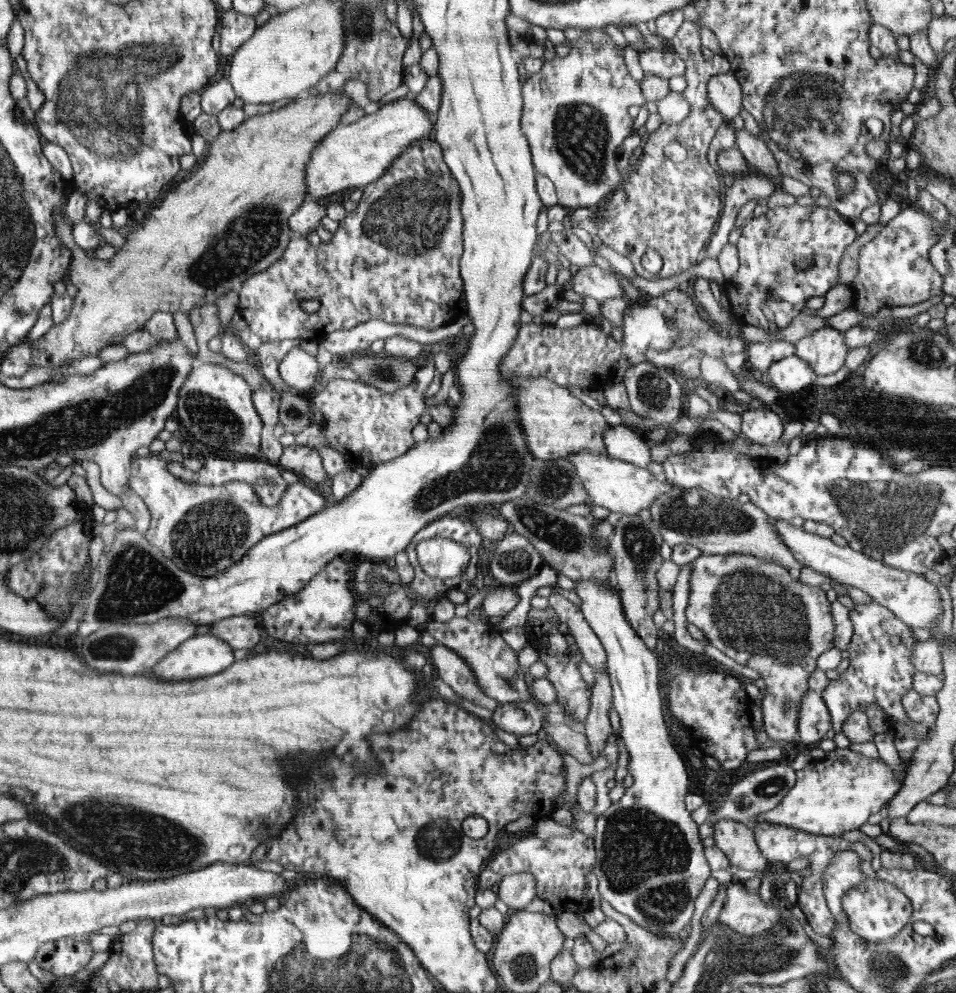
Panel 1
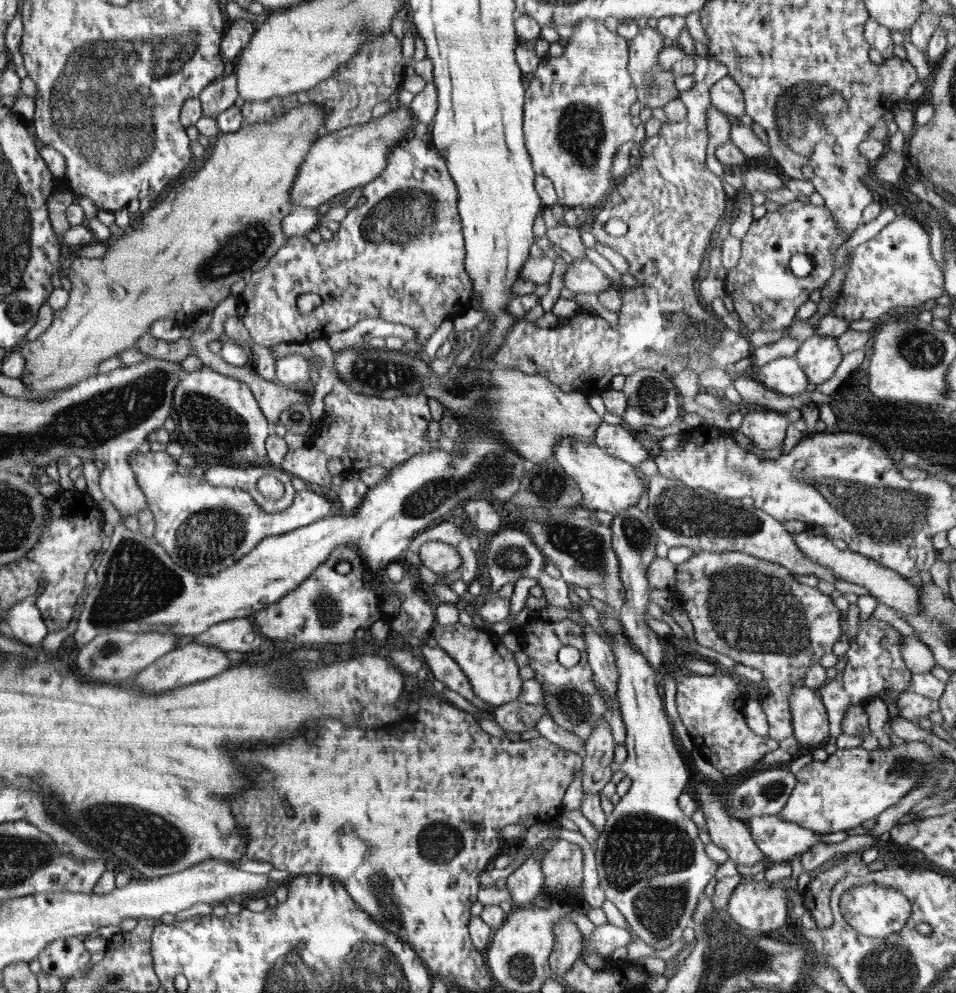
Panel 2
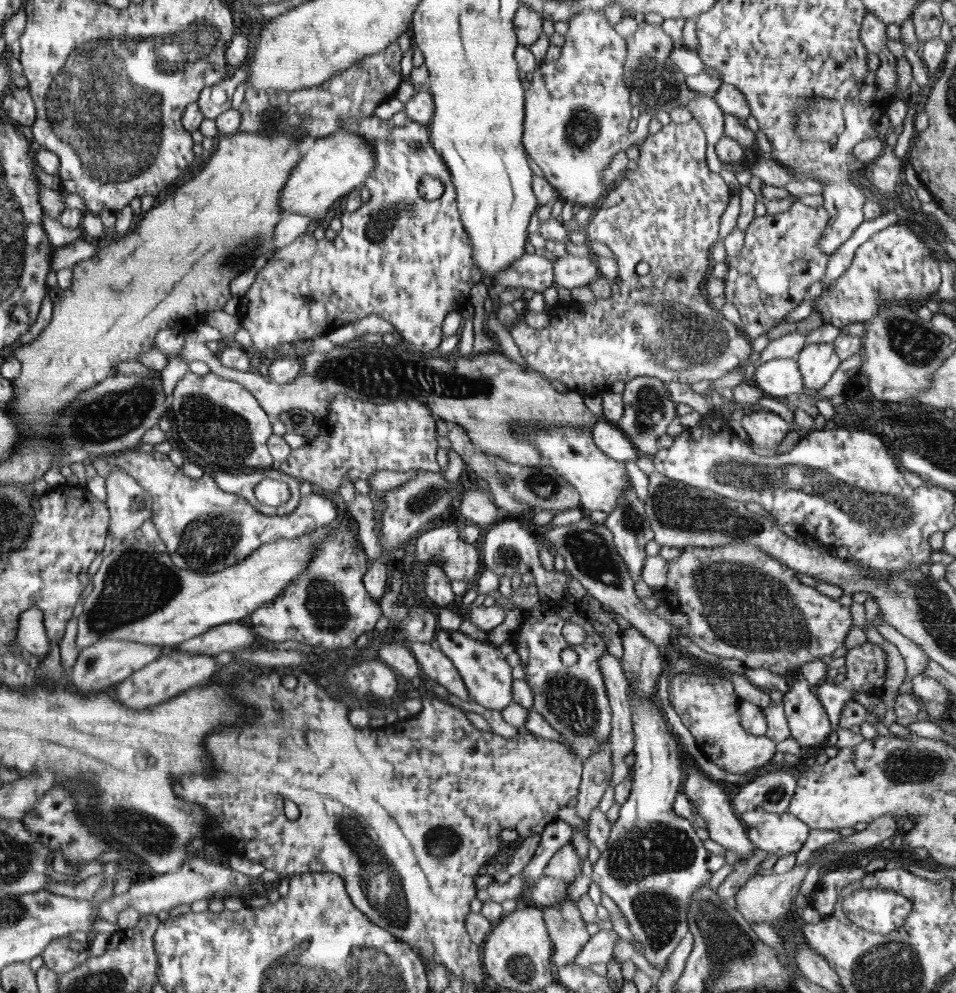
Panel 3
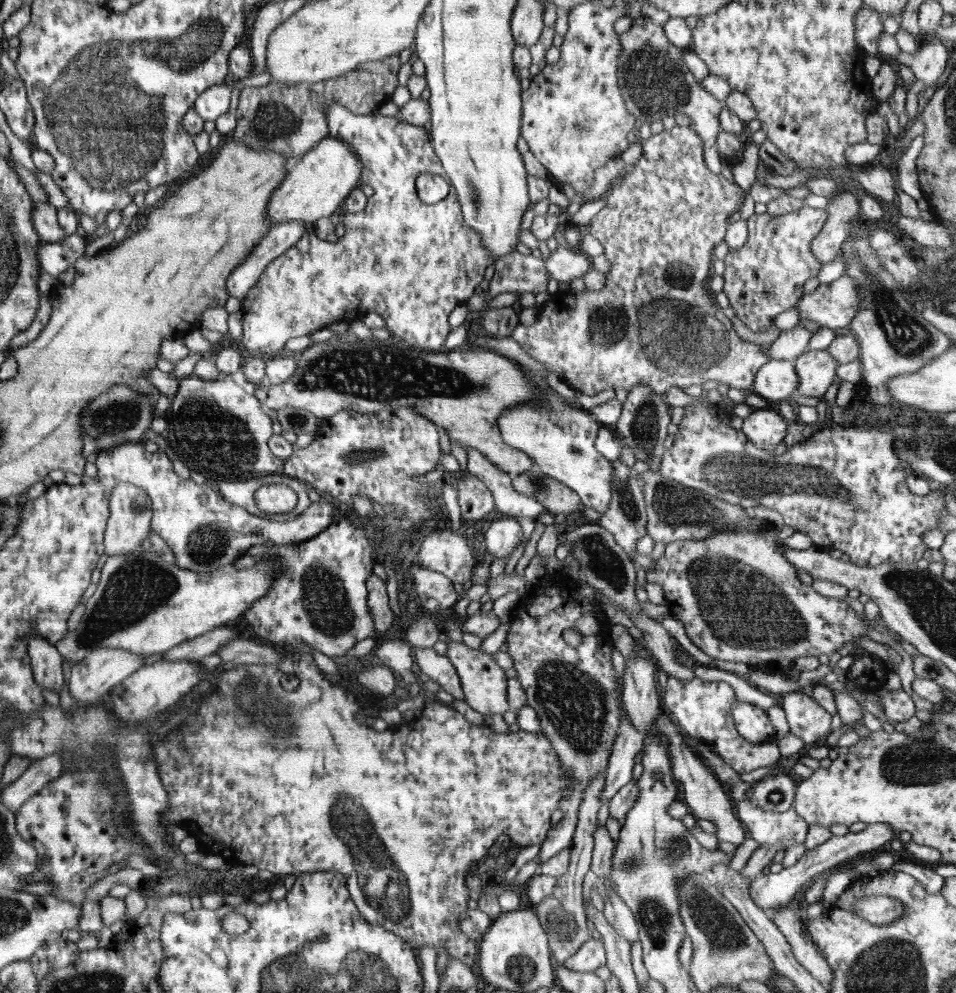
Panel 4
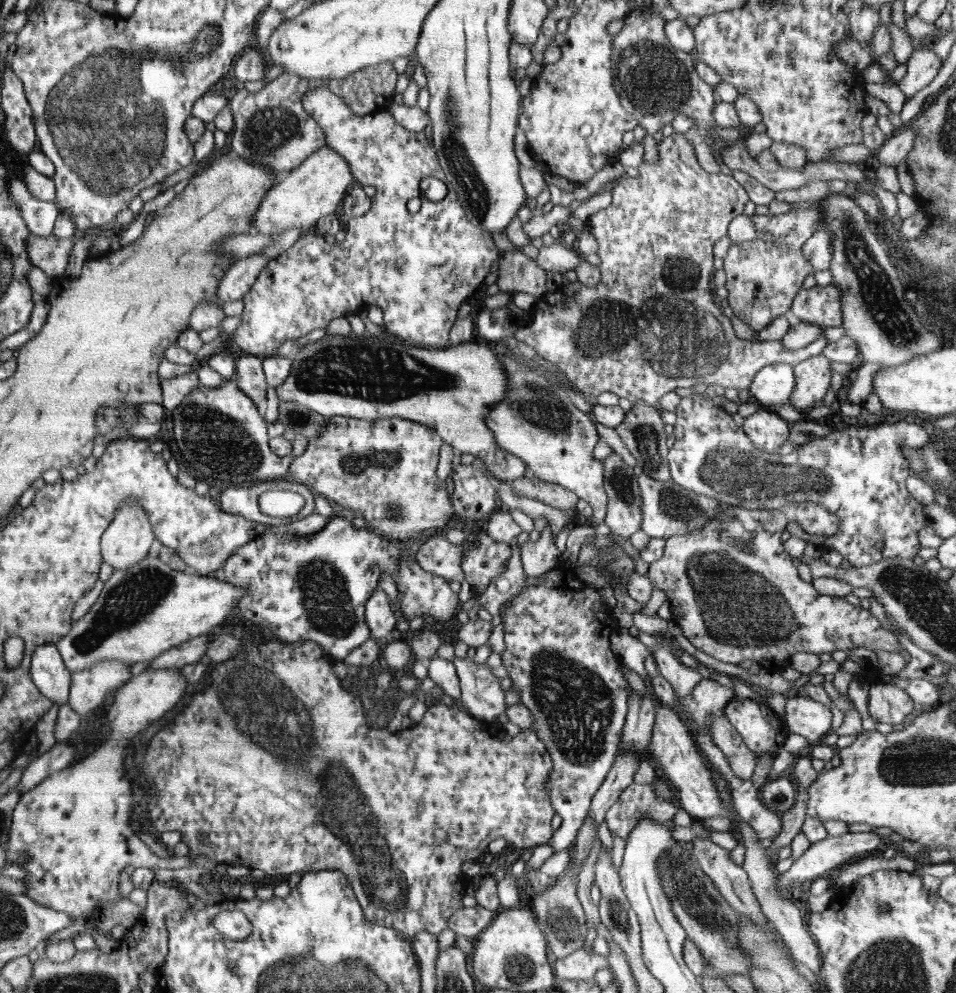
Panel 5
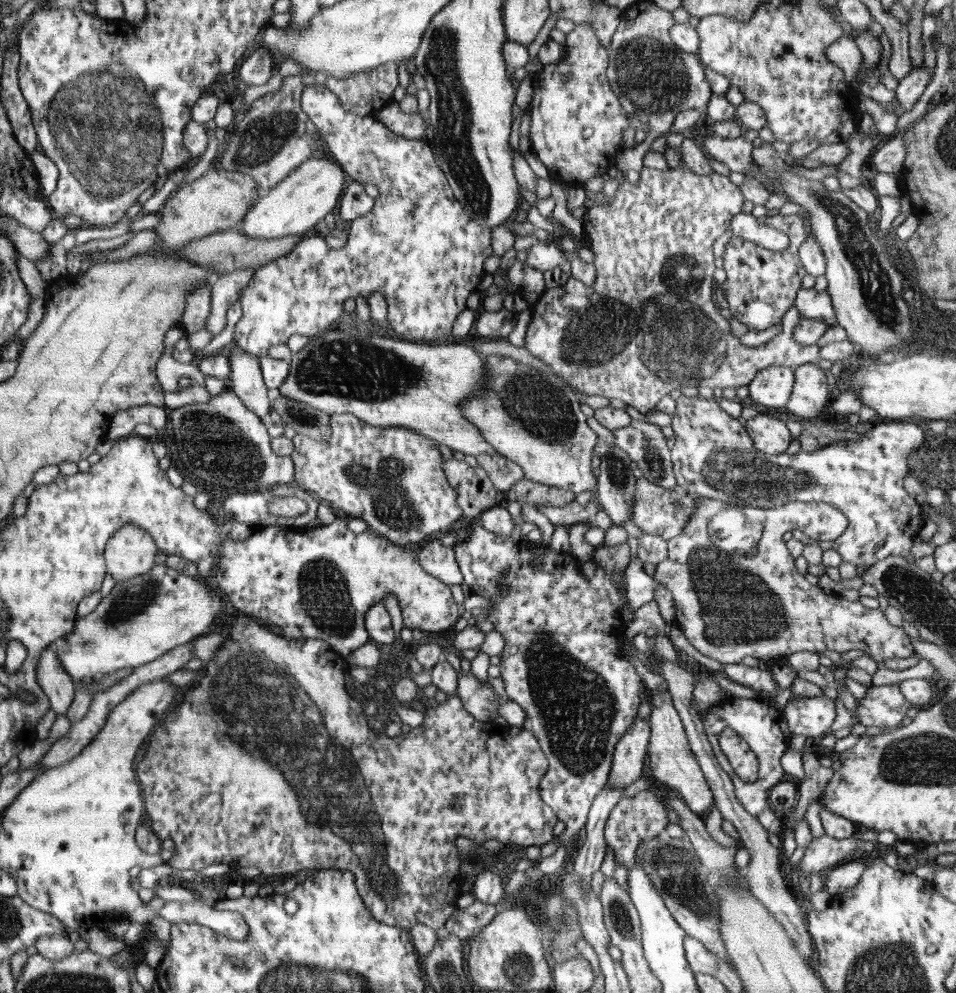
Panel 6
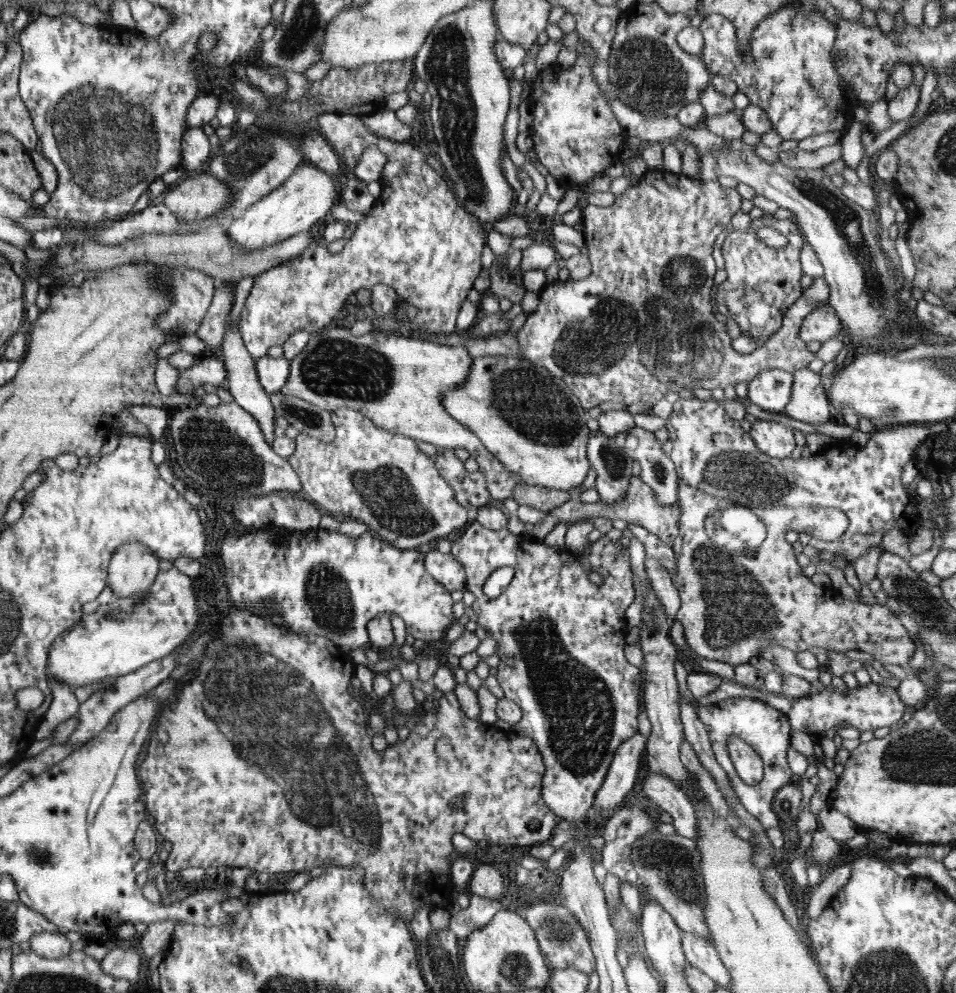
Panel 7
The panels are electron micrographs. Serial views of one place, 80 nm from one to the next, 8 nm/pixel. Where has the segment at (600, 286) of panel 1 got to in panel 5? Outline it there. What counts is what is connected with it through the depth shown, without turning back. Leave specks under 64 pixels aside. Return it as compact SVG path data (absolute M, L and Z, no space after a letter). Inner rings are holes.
M554 243L552 246L543 246L539 250L536 262L542 270L547 272L574 271L583 260L576 248L564 247Z

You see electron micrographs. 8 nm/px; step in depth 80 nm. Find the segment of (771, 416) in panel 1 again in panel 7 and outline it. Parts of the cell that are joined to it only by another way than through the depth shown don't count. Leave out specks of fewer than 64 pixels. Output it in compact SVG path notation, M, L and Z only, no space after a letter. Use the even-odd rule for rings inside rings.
M757 419L748 431L759 450L772 458L786 459L796 447L794 433L782 422Z

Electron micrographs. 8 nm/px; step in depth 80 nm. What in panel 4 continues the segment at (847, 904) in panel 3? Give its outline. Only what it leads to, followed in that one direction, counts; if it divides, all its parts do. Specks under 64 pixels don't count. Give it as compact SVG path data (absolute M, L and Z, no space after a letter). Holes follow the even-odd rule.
M863 896L853 904L853 910L863 916L870 924L884 926L900 918L905 911L905 904L901 900L889 896Z

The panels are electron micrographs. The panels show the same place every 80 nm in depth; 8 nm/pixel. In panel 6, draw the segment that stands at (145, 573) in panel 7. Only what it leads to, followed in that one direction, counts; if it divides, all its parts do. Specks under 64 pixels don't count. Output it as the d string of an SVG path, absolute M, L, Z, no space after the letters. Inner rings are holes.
M126 523L105 544L107 572L116 583L147 573L156 564L156 543L144 529L134 523Z

